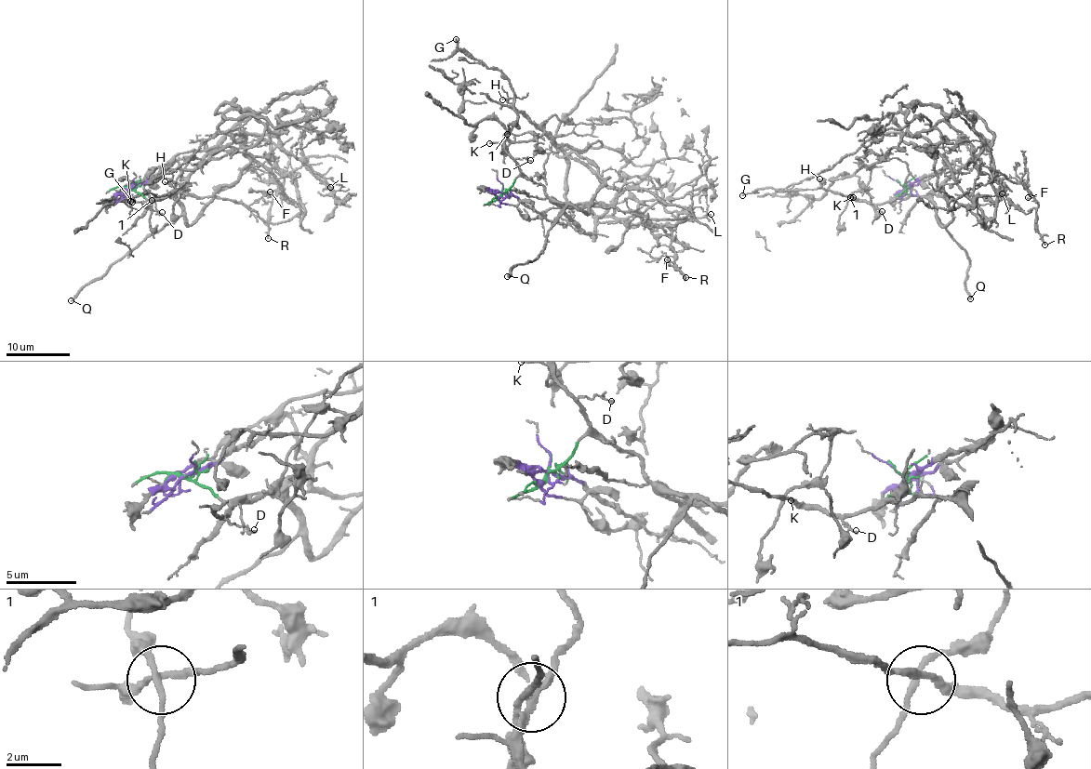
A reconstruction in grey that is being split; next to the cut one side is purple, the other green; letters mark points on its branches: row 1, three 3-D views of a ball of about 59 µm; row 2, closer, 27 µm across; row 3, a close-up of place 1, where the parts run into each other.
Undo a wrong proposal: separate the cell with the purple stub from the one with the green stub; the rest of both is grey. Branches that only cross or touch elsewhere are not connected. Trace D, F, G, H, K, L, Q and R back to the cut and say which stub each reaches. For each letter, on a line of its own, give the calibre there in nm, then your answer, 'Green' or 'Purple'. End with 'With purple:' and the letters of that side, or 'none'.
D: Thickness 150 nm. Green
F: Thickness 150 nm. Purple
G: Thickness 200 nm. Green
H: Thickness 70 nm. Green
K: Thickness 150 nm. Green
L: Thickness 130 nm. Purple
Q: Thickness 220 nm. Green
R: Thickness 120 nm. Purple
With purple: F, L, R

